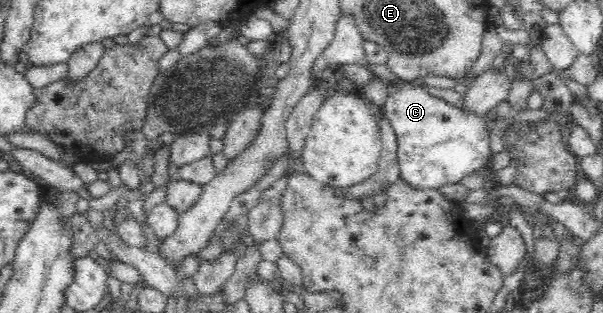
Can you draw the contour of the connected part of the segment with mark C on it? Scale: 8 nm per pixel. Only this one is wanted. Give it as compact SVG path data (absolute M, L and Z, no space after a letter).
M391 84L388 87L388 97L383 112L397 133L400 178L409 184L409 187L438 190L445 185L460 183L465 176L491 164L493 156L489 149L491 131L484 123L484 116L477 116L472 112L465 112L461 108L449 105L445 100L424 91L421 85Z

